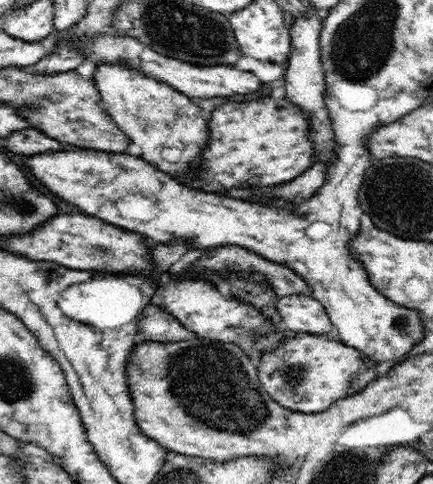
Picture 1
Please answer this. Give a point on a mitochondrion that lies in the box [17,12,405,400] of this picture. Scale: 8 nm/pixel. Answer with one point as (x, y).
(294, 373)

